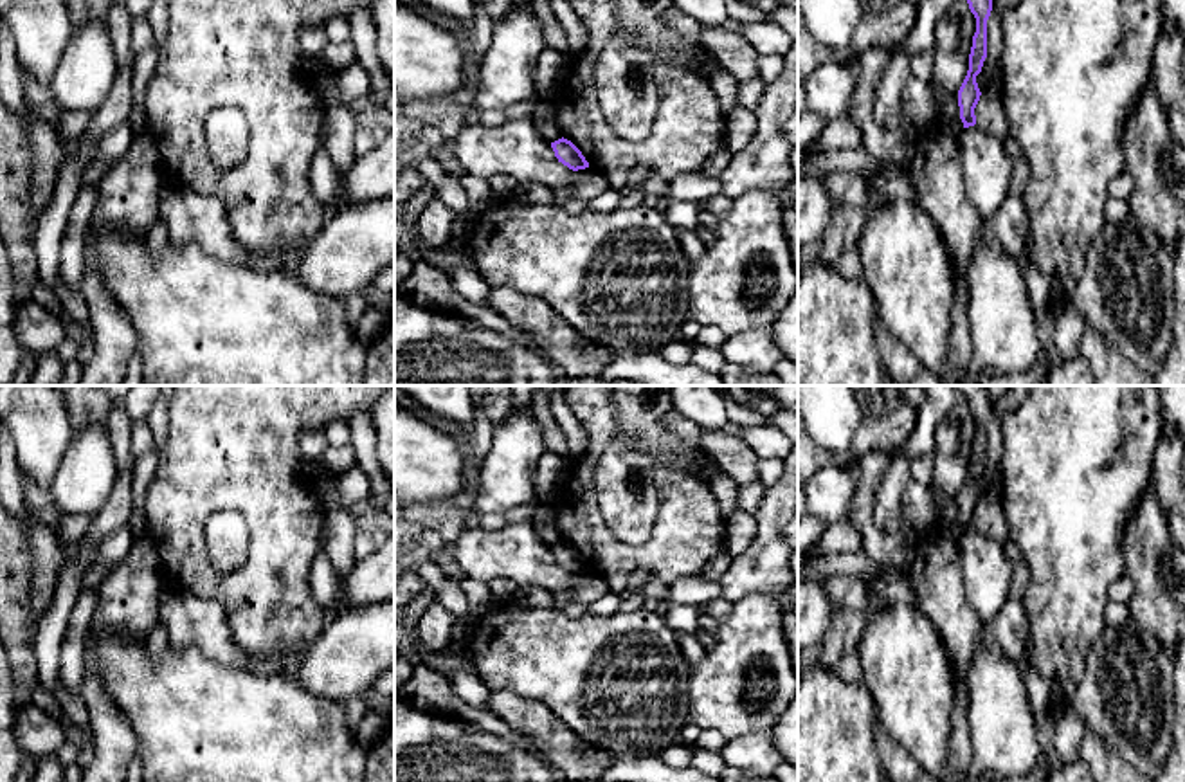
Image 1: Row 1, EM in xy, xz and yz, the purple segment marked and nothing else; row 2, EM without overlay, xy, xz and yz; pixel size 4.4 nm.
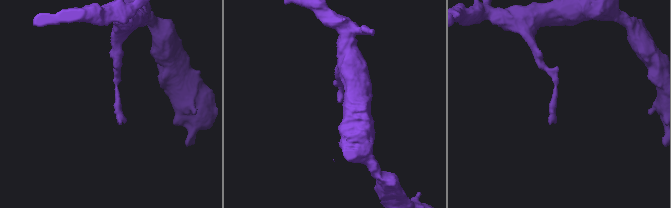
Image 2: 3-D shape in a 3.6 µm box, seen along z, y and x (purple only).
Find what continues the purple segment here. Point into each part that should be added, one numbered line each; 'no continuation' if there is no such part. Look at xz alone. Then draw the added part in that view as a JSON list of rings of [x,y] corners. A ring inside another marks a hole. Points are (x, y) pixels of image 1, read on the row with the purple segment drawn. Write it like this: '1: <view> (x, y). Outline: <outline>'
no continuation

